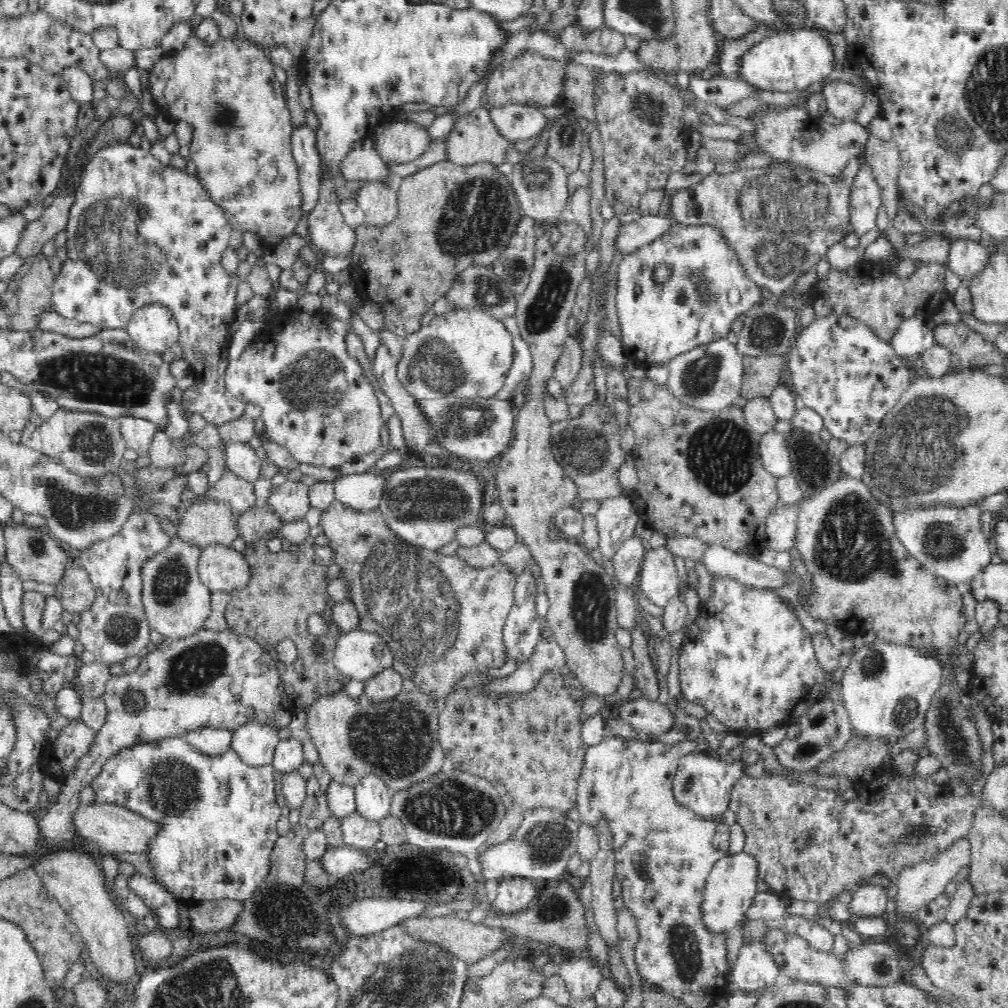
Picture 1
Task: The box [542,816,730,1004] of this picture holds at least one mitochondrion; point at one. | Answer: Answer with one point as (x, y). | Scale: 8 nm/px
(684, 945)

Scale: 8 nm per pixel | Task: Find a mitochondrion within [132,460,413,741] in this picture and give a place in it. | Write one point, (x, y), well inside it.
(191, 668)

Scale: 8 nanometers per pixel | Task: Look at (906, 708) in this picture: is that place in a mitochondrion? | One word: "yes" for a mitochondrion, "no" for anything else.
yes

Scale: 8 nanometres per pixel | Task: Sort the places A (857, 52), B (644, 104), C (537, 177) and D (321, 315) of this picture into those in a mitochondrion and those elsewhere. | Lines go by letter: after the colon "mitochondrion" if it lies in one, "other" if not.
A: other
B: mitochondrion
C: mitochondrion
D: other

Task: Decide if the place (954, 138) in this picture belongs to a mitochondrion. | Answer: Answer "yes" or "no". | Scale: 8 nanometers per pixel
yes

